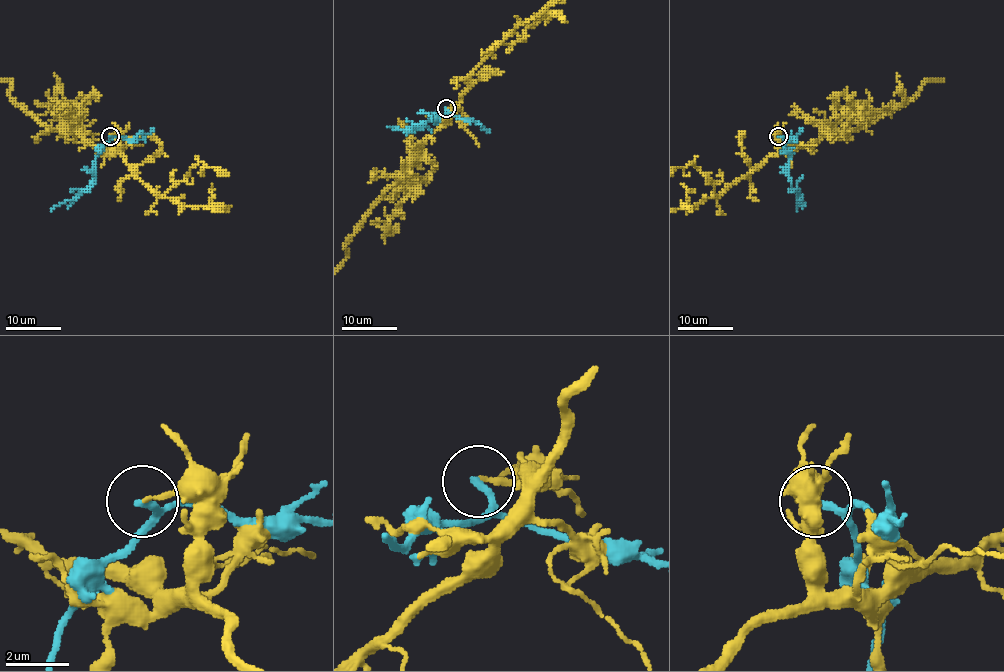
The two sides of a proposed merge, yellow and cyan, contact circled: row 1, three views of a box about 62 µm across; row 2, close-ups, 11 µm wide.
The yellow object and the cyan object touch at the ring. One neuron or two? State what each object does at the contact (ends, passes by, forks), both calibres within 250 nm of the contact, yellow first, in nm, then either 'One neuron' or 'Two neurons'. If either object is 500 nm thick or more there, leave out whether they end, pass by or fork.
At the ring yellow ends. At the ring cyan ends. Thickness 130 nm (yellow) against 240 nm. Two neurons

